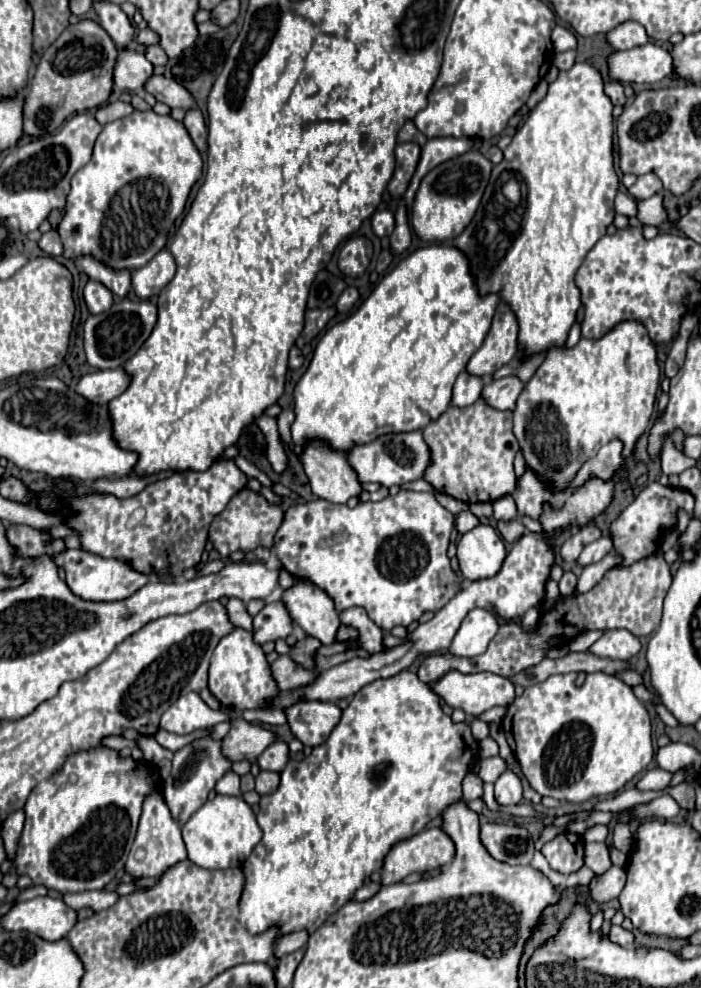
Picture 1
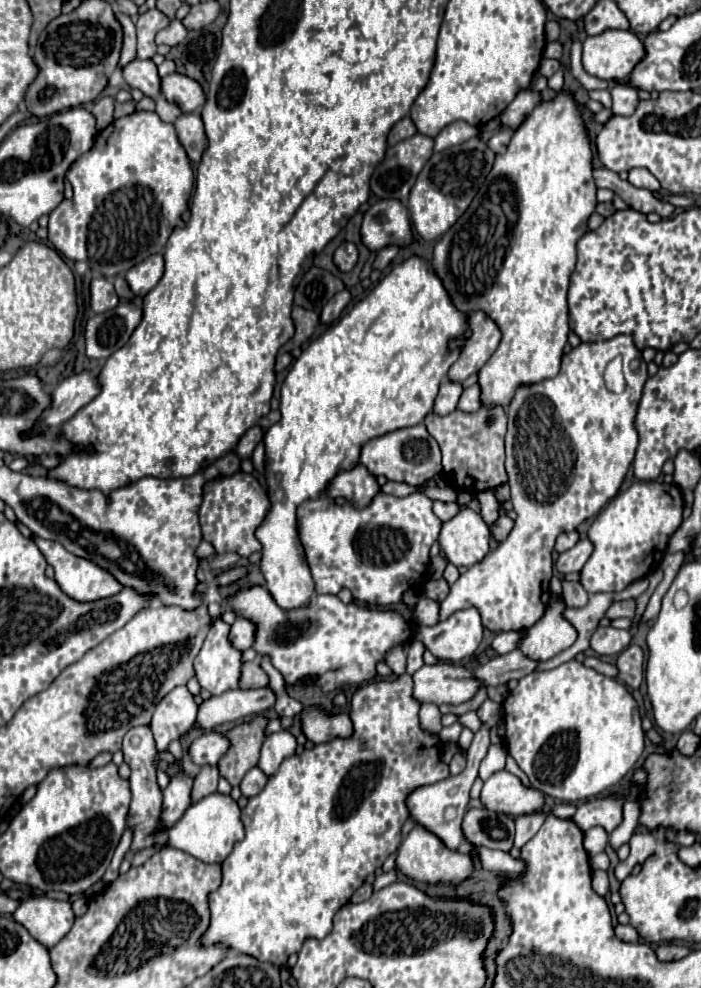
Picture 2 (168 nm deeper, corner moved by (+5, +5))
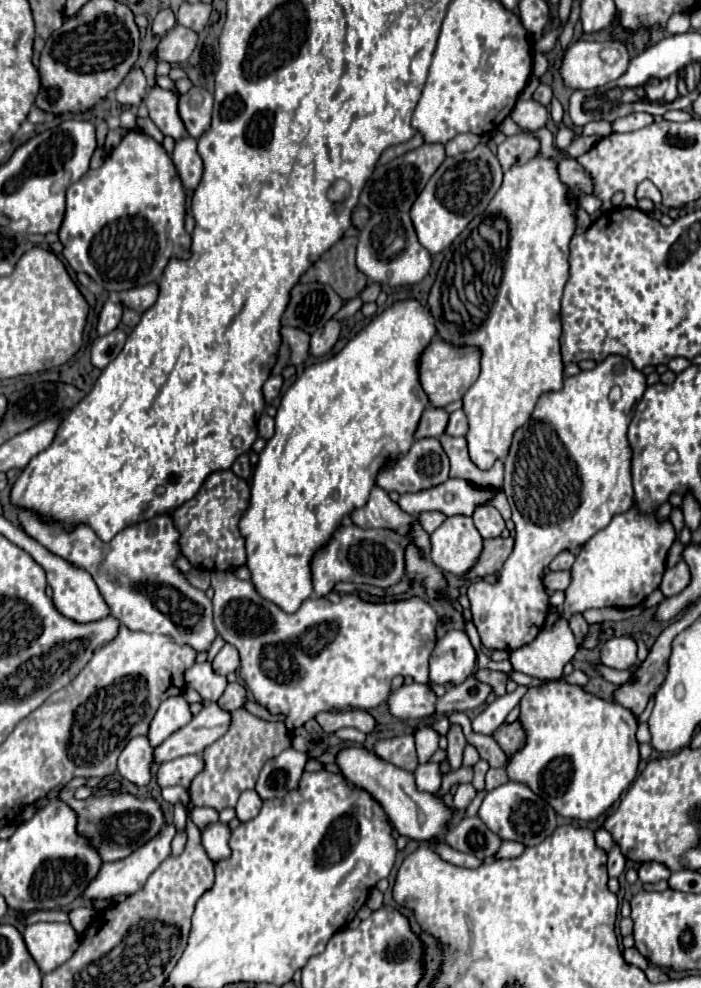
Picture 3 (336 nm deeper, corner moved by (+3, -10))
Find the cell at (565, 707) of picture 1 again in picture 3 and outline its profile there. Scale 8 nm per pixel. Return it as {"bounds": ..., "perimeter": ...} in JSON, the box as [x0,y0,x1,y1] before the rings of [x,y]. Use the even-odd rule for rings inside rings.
{"bounds":[506,680,640,822],"perimeter":[[[556,680],[538,688],[528,688],[520,700],[520,722],[528,732],[528,742],[518,754],[512,756],[506,768],[508,778],[532,788],[532,792],[546,800],[562,818],[586,822],[596,820],[620,798],[638,774],[640,754],[634,736],[638,722],[634,714],[620,704],[584,692],[580,686]]]}

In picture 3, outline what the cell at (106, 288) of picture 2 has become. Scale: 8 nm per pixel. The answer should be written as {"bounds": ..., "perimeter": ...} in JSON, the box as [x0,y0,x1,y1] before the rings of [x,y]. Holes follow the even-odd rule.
{"bounds":[98,300,122,336],"perimeter":[[[108,300],[98,318],[98,334],[106,336],[114,328],[118,328],[120,318],[122,318],[122,304],[116,300]]]}

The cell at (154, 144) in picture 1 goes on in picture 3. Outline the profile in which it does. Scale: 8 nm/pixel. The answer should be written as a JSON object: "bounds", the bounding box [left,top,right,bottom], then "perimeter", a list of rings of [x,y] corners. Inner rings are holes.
{"bounds":[58,130,190,292],"perimeter":[[[130,130],[124,134],[122,142],[106,156],[104,164],[98,168],[98,170],[90,170],[88,174],[84,174],[80,178],[80,182],[72,184],[66,192],[66,216],[64,216],[64,222],[62,222],[62,228],[58,232],[60,236],[60,242],[64,244],[64,258],[68,260],[68,264],[72,266],[74,272],[86,272],[96,284],[100,284],[102,288],[106,288],[108,292],[122,292],[122,290],[130,290],[130,288],[136,288],[136,286],[144,286],[144,284],[150,284],[150,282],[158,282],[166,264],[172,260],[172,258],[190,258],[190,234],[186,234],[184,230],[184,212],[186,212],[186,194],[184,194],[184,186],[180,182],[180,176],[168,156],[168,152],[154,140],[150,138],[148,134],[142,134],[138,130]]]}

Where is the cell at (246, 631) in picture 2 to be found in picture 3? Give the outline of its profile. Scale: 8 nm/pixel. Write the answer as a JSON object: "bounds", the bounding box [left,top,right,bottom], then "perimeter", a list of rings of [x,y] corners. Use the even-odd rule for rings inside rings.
{"bounds":[212,644,238,676],"perimeter":[[[224,644],[222,650],[216,654],[216,658],[212,660],[212,668],[216,674],[222,674],[222,676],[228,676],[232,672],[238,670],[238,652],[236,648],[232,648],[232,644]]]}

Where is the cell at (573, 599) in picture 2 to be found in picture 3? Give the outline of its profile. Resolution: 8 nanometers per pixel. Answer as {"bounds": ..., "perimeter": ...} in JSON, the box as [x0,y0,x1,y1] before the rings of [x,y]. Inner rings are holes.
{"bounds":[570,614,590,640],"perimeter":[[[576,614],[576,616],[570,618],[570,628],[572,628],[576,640],[582,640],[582,638],[588,634],[588,628],[590,628],[590,626],[586,624],[586,620],[584,620],[580,614]]]}

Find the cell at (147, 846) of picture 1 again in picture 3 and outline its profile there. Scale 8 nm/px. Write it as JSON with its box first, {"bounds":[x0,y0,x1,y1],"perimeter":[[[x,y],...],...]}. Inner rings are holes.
{"bounds":[118,736,152,786],"perimeter":[[[146,736],[132,738],[118,756],[118,774],[138,786],[146,786],[152,780],[152,746]]]}

